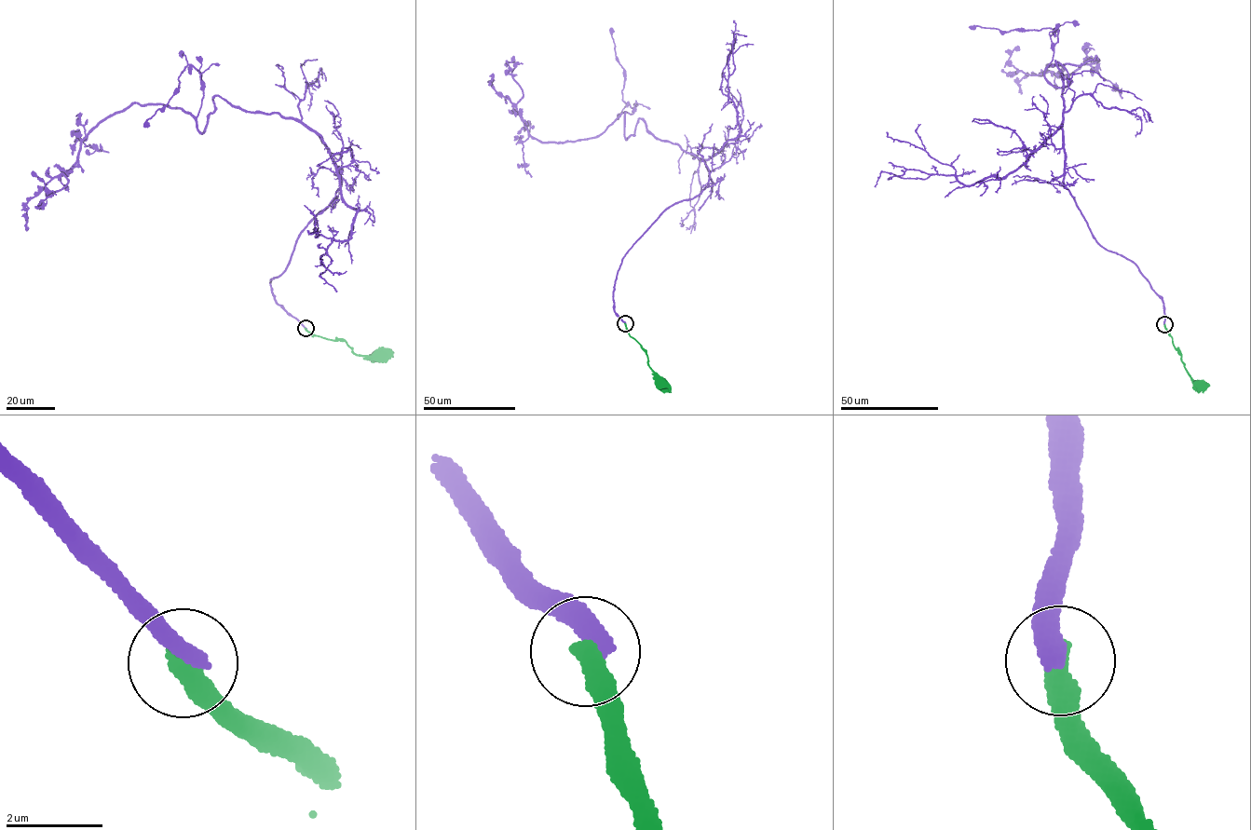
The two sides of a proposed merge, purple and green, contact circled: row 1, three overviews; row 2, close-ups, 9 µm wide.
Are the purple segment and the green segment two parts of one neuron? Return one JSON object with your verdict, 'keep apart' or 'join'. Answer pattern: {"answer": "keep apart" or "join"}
{"answer": "keep apart"}

